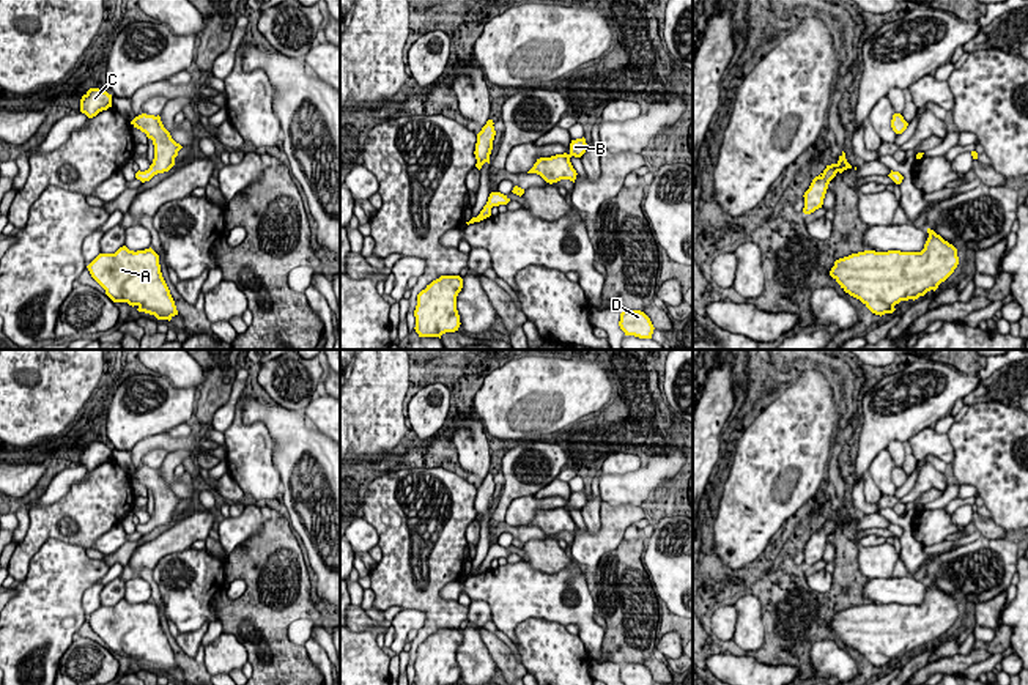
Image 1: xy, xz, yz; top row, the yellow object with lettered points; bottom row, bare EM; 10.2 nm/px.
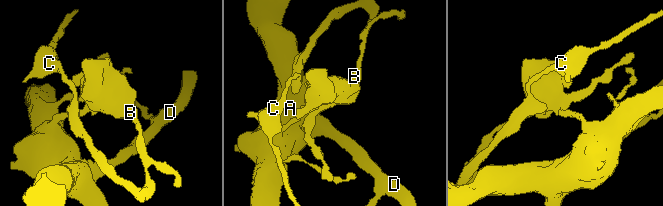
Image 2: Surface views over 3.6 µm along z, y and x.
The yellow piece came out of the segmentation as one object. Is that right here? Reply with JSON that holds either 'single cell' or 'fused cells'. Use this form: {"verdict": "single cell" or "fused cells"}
{"verdict": "fused cells"}

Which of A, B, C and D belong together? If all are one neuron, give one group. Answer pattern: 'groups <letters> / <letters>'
groups A D / B C

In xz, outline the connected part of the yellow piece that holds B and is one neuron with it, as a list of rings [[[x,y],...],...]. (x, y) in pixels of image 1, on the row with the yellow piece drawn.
[[[584,137],[571,140],[568,154],[564,153],[551,157],[540,157],[527,173],[537,173],[549,184],[560,180],[570,180],[575,183],[578,173],[573,168],[570,157],[581,157],[586,150],[587,143]]]

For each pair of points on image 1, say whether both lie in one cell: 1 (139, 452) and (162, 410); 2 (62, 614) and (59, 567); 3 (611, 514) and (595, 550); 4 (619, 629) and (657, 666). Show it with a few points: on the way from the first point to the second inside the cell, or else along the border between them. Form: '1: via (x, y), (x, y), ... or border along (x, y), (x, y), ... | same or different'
1: border along (166, 432), (145, 436), (129, 451) | different
2: via (59, 603), (59, 578) | same
3: via (611, 523), (611, 533), (603, 540) | same
4: via (628, 638), (647, 657) | same

